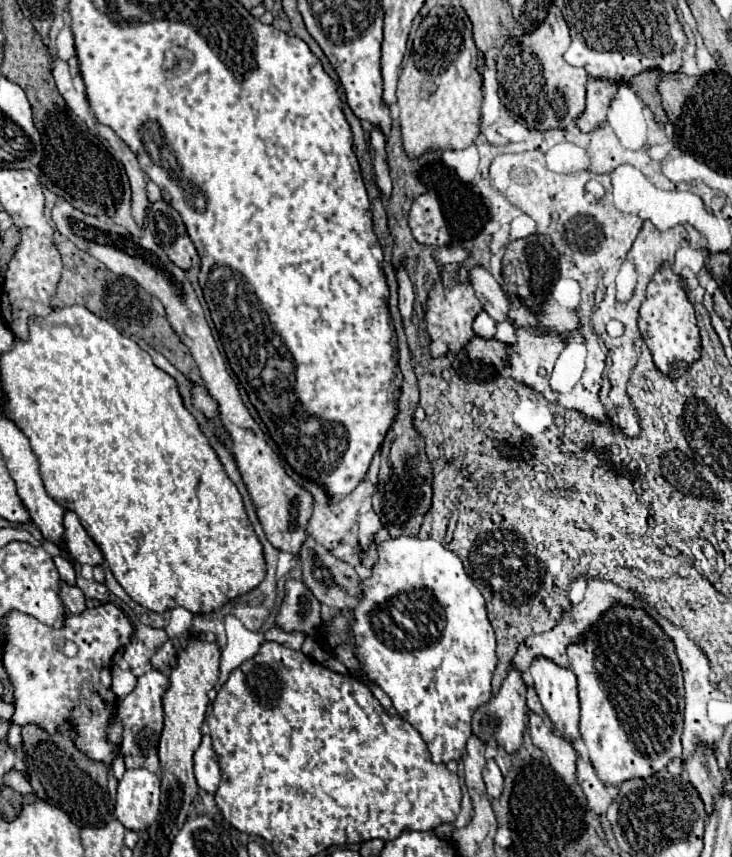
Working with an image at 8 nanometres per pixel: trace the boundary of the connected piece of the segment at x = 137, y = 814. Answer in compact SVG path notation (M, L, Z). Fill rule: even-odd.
M146 768L126 770L118 784L114 816L128 830L146 830L158 816L160 780Z

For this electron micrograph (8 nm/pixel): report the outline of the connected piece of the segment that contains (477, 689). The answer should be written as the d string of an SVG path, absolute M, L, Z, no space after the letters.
M400 536L400 538L388 538L384 542L380 542L376 546L378 550L378 558L372 566L372 576L360 582L360 590L362 590L362 598L358 602L358 608L352 610L352 626L350 626L350 638L354 640L354 654L362 666L362 672L374 682L378 684L392 700L394 708L398 710L398 716L406 722L410 722L420 736L424 738L424 742L428 744L430 752L432 752L432 760L438 764L448 764L450 760L460 760L466 752L466 740L472 736L472 714L476 712L476 708L484 702L490 700L492 696L492 672L496 670L496 638L494 638L494 628L488 620L488 612L486 612L486 602L484 596L480 594L480 590L476 588L476 584L470 580L470 576L464 570L464 564L460 560L460 556L452 550L448 550L442 542L438 540L420 540L420 538L410 538L410 536Z

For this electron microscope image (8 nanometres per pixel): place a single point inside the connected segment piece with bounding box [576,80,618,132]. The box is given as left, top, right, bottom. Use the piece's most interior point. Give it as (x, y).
(600, 92)

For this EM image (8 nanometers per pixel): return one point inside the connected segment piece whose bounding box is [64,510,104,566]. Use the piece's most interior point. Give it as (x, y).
(81, 547)

